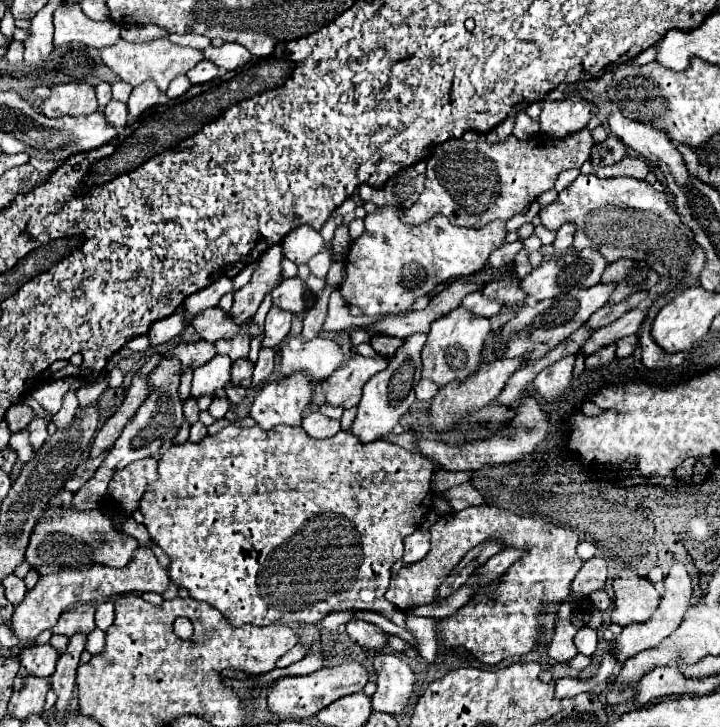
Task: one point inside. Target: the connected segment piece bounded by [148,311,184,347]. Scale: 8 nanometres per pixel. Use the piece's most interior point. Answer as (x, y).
(166, 329)

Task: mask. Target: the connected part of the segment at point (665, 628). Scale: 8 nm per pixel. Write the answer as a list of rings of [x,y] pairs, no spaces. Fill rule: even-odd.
[[[676,563],[670,567],[668,577],[664,579],[664,595],[660,599],[660,607],[656,611],[656,615],[652,615],[646,623],[636,623],[634,627],[624,627],[620,635],[616,635],[610,641],[610,649],[612,649],[612,657],[618,661],[618,667],[622,667],[622,663],[626,663],[626,659],[638,655],[644,649],[656,647],[662,639],[666,639],[668,635],[672,635],[672,631],[682,623],[684,613],[690,607],[690,597],[692,597],[692,585],[690,585],[690,577],[684,569],[682,563]]]

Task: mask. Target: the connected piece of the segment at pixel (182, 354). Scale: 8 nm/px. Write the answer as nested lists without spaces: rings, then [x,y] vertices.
[[[206,341],[182,343],[182,345],[174,347],[174,349],[170,349],[166,355],[180,359],[182,361],[182,369],[200,367],[202,363],[210,361],[210,357],[214,357],[214,345],[206,343]]]

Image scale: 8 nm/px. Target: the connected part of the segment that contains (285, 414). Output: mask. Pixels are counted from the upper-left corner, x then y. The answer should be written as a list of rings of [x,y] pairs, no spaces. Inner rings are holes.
[[[294,373],[280,383],[266,383],[252,409],[250,417],[264,429],[270,431],[276,425],[300,425],[302,411],[312,395],[312,385],[306,373]]]

